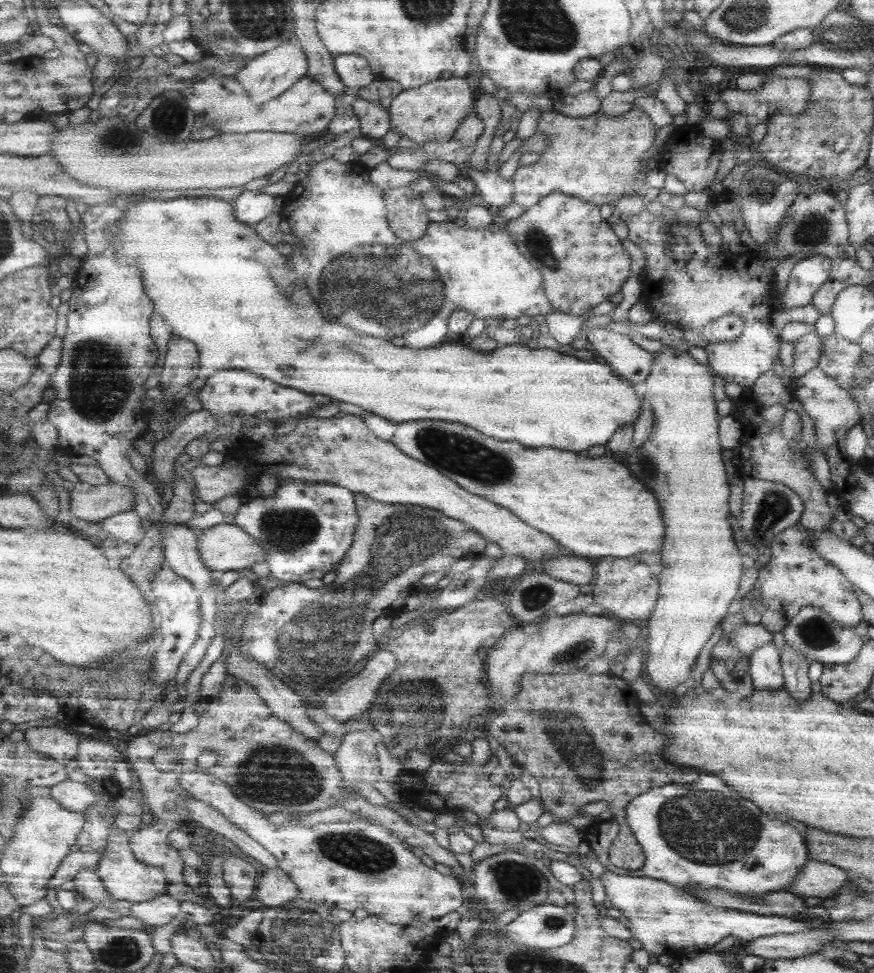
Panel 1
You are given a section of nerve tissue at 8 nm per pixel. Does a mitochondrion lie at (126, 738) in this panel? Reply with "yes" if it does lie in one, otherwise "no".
no

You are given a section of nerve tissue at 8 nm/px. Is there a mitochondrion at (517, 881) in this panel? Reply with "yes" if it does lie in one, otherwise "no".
yes

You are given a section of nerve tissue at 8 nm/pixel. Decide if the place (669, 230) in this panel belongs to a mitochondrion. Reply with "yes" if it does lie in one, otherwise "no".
no

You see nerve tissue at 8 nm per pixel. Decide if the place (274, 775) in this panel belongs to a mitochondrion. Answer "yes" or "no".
yes

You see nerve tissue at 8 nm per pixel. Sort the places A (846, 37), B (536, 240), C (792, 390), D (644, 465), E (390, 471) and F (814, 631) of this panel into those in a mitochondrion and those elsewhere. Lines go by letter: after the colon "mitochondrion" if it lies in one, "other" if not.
A: mitochondrion
B: mitochondrion
C: other
D: mitochondrion
E: other
F: mitochondrion

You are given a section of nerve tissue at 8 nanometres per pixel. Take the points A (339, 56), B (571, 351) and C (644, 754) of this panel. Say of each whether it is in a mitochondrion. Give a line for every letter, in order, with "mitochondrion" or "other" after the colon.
A: other
B: other
C: other

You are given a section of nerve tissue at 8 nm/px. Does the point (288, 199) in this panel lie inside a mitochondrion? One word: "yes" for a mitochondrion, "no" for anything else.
no

